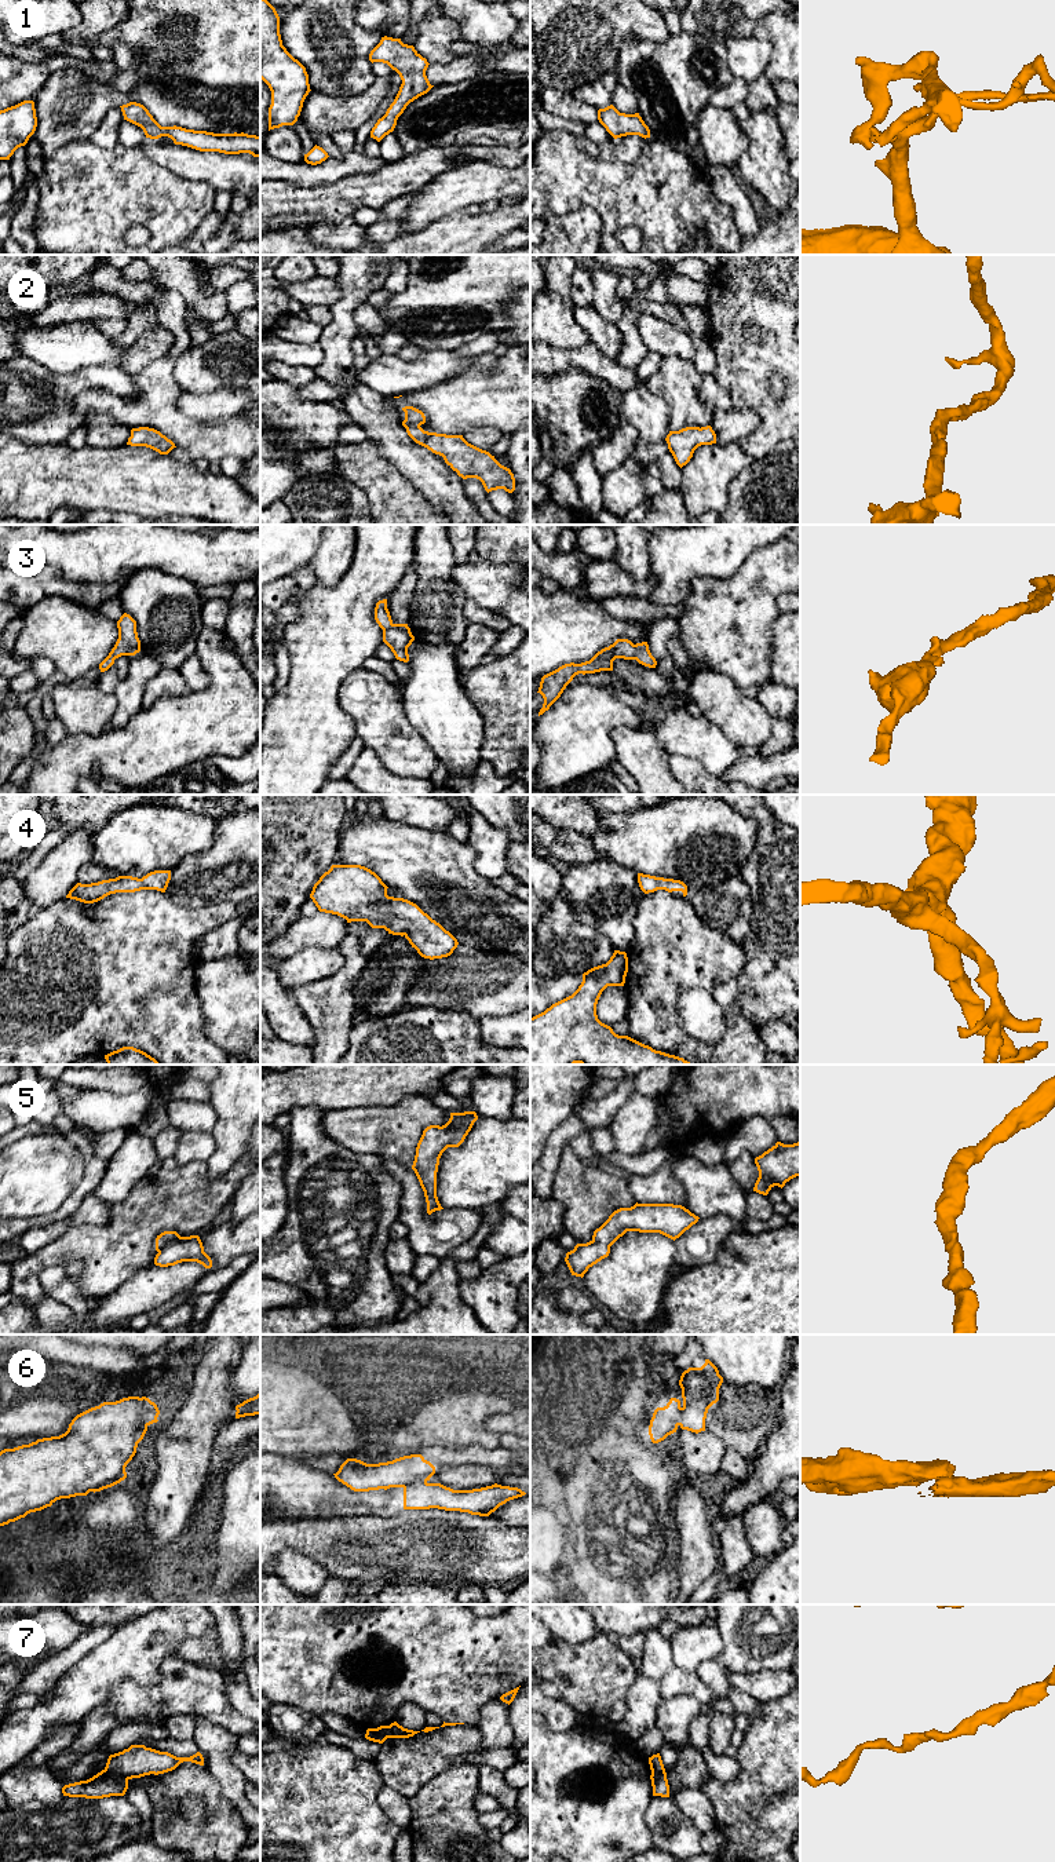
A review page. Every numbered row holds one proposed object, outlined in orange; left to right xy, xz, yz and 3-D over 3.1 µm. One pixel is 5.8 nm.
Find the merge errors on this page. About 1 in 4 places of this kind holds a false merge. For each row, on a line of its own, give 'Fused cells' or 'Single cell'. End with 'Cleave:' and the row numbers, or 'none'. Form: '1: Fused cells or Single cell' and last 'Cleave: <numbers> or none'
1: Single cell
2: Single cell
3: Single cell
4: Single cell
5: Single cell
6: Fused cells
7: Fused cells
Cleave: 6, 7

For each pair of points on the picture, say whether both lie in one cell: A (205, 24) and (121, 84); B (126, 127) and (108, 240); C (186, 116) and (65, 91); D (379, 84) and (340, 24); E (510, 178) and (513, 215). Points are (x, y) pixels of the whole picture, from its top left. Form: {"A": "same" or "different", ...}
{"A": "different", "B": "different", "C": "same", "D": "different", "E": "different"}

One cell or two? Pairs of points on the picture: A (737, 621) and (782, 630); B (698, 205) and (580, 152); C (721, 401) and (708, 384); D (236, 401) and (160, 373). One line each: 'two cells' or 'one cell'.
A: two cells
B: one cell
C: one cell
D: two cells

